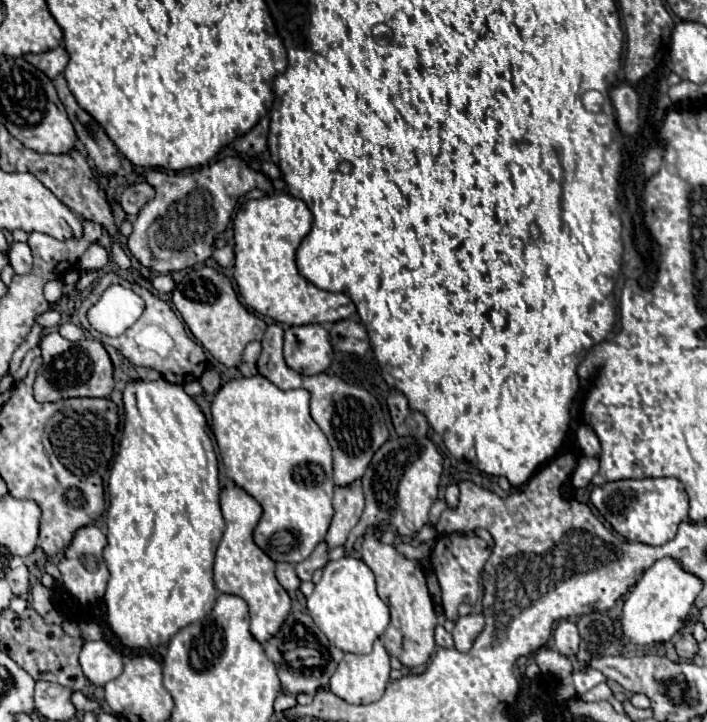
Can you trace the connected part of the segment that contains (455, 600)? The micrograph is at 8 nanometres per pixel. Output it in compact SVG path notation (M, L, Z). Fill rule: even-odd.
M456 532L450 536L442 536L436 540L434 550L430 554L430 564L434 568L434 574L438 578L438 584L442 588L442 608L448 620L458 620L458 606L462 602L466 604L476 604L478 594L480 594L480 574L490 558L492 548L488 542L472 536L470 532Z

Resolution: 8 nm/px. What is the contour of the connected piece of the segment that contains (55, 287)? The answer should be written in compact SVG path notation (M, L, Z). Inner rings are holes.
M54 280L54 282L48 282L46 286L44 286L44 298L50 302L50 304L54 304L54 302L58 302L60 300L60 296L62 296L62 282L60 280Z

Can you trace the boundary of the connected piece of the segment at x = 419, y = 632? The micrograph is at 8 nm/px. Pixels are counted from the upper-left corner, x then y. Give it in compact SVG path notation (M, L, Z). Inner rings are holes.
M368 528L368 532L364 534L362 560L374 572L378 596L390 610L392 620L390 620L388 630L382 636L384 648L390 656L398 658L406 668L422 666L436 652L436 642L434 642L436 614L432 608L432 598L426 588L426 578L424 578L422 570L418 568L418 562L406 560L396 552L394 546L374 540L372 530L374 528Z

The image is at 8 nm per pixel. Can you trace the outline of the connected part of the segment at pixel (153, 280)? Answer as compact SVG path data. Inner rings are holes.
M160 274L160 276L148 276L146 278L150 282L150 286L160 292L160 294L168 294L174 290L174 280L168 274Z

